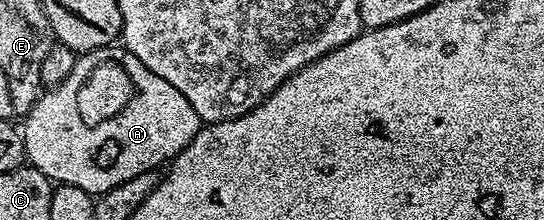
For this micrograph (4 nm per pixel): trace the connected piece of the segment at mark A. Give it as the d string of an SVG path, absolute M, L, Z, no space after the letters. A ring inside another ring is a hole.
M122 46L81 53L74 61L72 74L47 87L23 120L20 131L29 167L43 172L55 185L80 186L80 190L91 194L107 192L140 174L161 169L161 164L169 165L204 127L188 98L172 82L152 74L144 62L133 59Z

